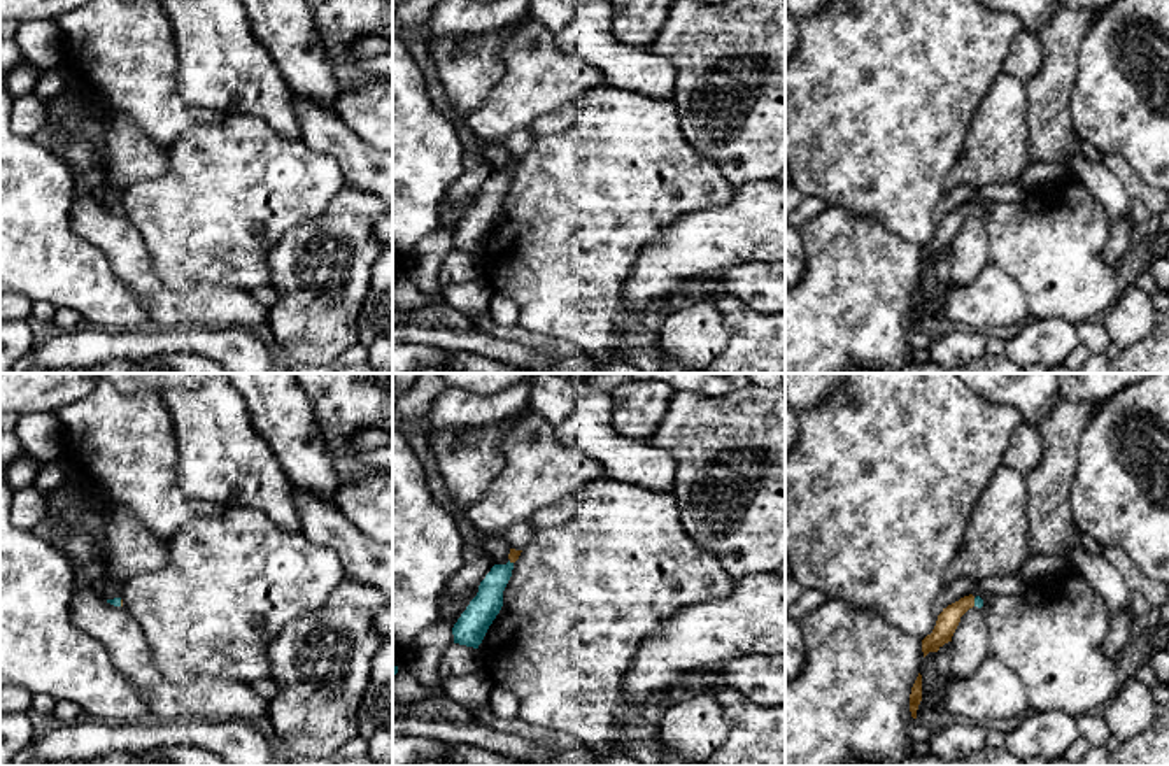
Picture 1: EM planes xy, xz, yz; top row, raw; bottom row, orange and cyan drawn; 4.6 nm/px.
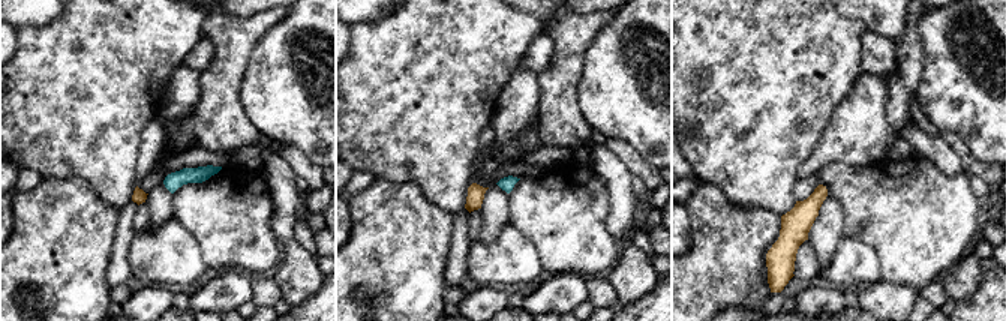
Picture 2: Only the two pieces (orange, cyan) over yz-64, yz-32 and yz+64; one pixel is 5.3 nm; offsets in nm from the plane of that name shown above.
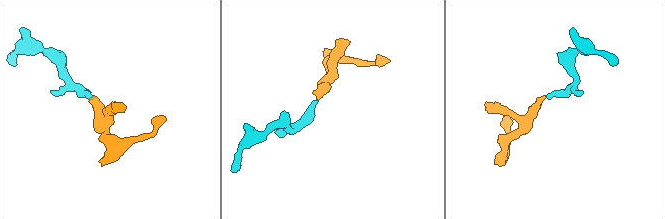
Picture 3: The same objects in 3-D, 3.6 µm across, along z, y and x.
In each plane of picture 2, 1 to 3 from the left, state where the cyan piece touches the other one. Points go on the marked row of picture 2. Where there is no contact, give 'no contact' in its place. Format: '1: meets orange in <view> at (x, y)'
1: no contact
2: no contact
3: no contact

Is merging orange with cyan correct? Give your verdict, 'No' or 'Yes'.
Yes

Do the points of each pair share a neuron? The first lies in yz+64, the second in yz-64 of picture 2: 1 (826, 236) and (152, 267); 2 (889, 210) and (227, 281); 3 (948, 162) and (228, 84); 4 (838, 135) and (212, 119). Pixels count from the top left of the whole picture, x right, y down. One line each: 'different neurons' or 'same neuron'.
1: different neurons
2: different neurons
3: different neurons
4: different neurons

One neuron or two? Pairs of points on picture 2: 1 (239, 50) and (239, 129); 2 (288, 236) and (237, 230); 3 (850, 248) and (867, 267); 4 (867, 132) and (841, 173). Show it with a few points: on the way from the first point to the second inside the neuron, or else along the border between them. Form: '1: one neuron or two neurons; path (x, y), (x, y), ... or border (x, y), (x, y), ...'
1: one neuron; path (228, 69), (228, 110)
2: two neurons; border (272, 200), (270, 228), (282, 249), (275, 270)
3: one neuron; path (855, 252), (861, 257), (862, 263)
4: two neurons; border (880, 161), (864, 167), (828, 162), (819, 171)

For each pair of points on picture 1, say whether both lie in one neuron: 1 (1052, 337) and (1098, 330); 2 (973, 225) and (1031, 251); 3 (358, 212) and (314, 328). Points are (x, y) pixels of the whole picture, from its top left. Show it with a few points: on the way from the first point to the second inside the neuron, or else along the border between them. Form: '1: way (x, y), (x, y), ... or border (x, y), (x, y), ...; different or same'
1: border (1075, 326), (1080, 342); different
2: border (978, 216), (987, 235), (989, 260); different
3: way (356, 242), (344, 304); same

